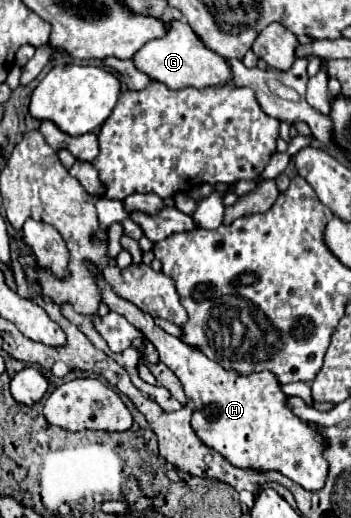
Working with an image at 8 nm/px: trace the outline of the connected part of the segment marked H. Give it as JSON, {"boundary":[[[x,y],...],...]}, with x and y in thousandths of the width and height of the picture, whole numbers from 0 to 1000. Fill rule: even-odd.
{"boundary":[[[251,510],[251,517],[274,529],[274,544],[291,560],[291,583],[302,583],[319,602],[336,602],[365,622],[376,622],[376,629],[387,629],[444,668],[456,699],[467,699],[519,737],[524,761],[558,788],[547,799],[547,826],[587,861],[632,876],[661,900],[712,903],[746,915],[786,907],[855,934],[866,946],[889,950],[923,942],[934,919],[923,846],[912,834],[900,834],[895,822],[860,815],[815,784],[821,764],[803,757],[798,737],[775,718],[689,726],[667,714],[638,714],[621,699],[587,691],[570,676],[450,633],[422,602],[405,602],[376,583],[330,571],[268,510]]]}

